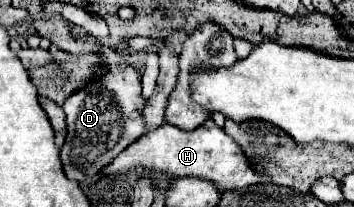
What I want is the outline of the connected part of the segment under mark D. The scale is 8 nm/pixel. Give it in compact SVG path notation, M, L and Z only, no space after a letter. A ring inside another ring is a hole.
M103 45L95 51L95 55L101 57L101 77L91 79L85 87L81 87L81 91L75 91L63 103L63 111L67 115L67 139L61 147L61 161L65 175L79 183L95 183L97 171L147 133L143 117L147 99L141 97L139 71L123 61L123 53L111 47Z

